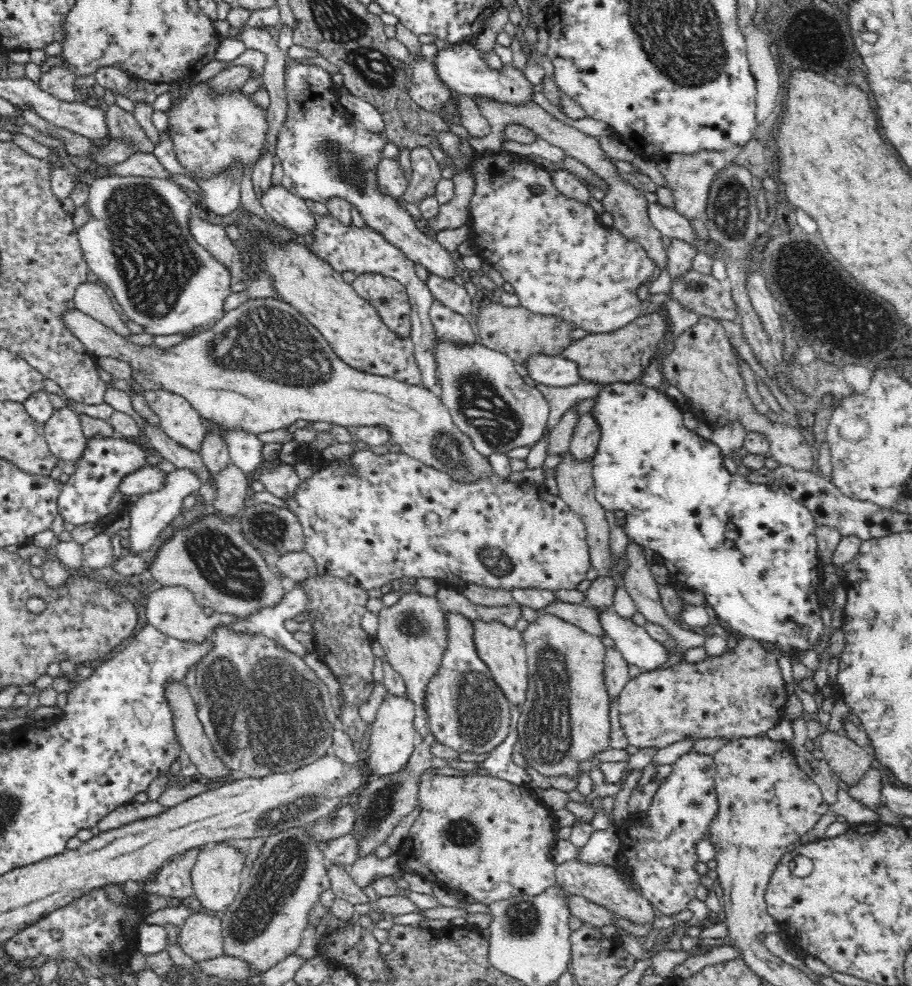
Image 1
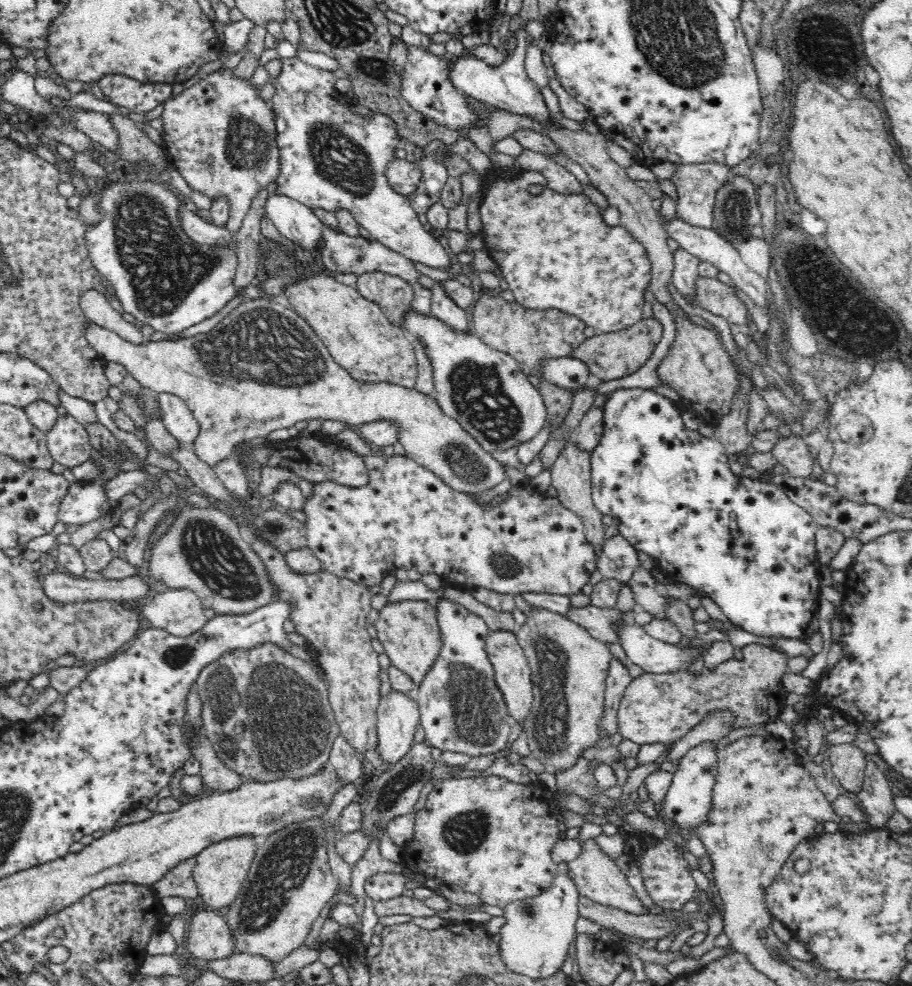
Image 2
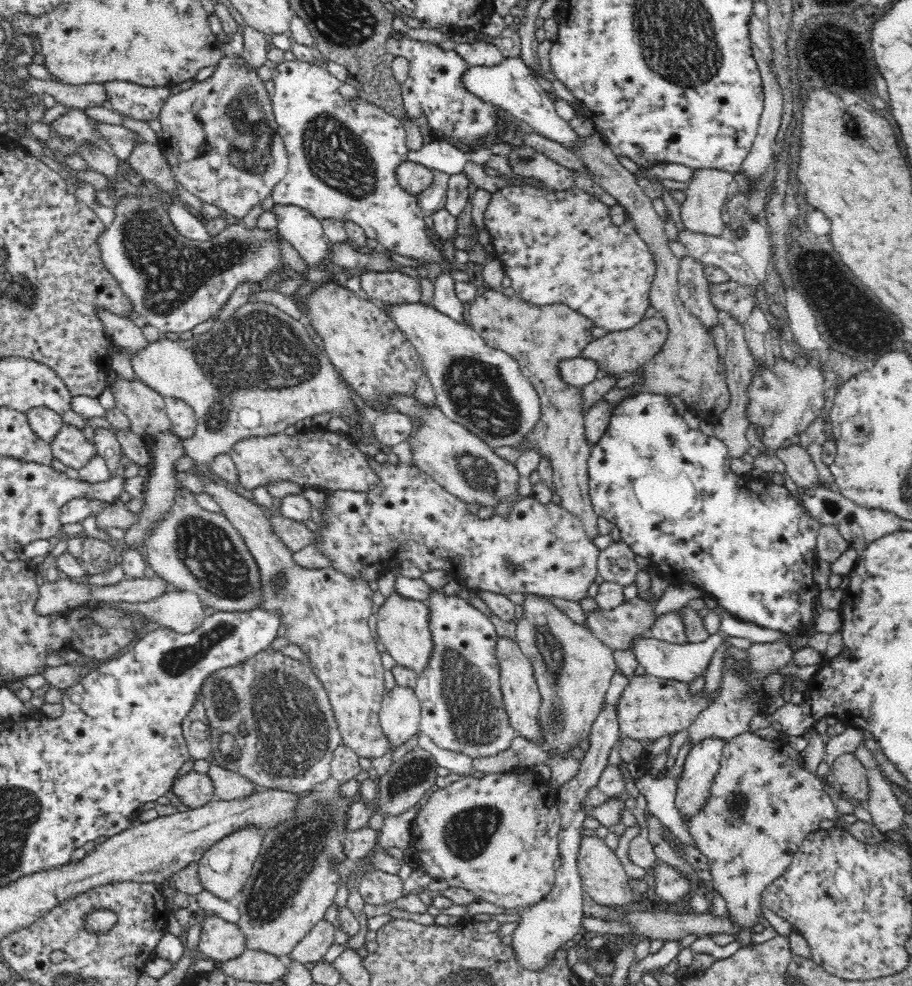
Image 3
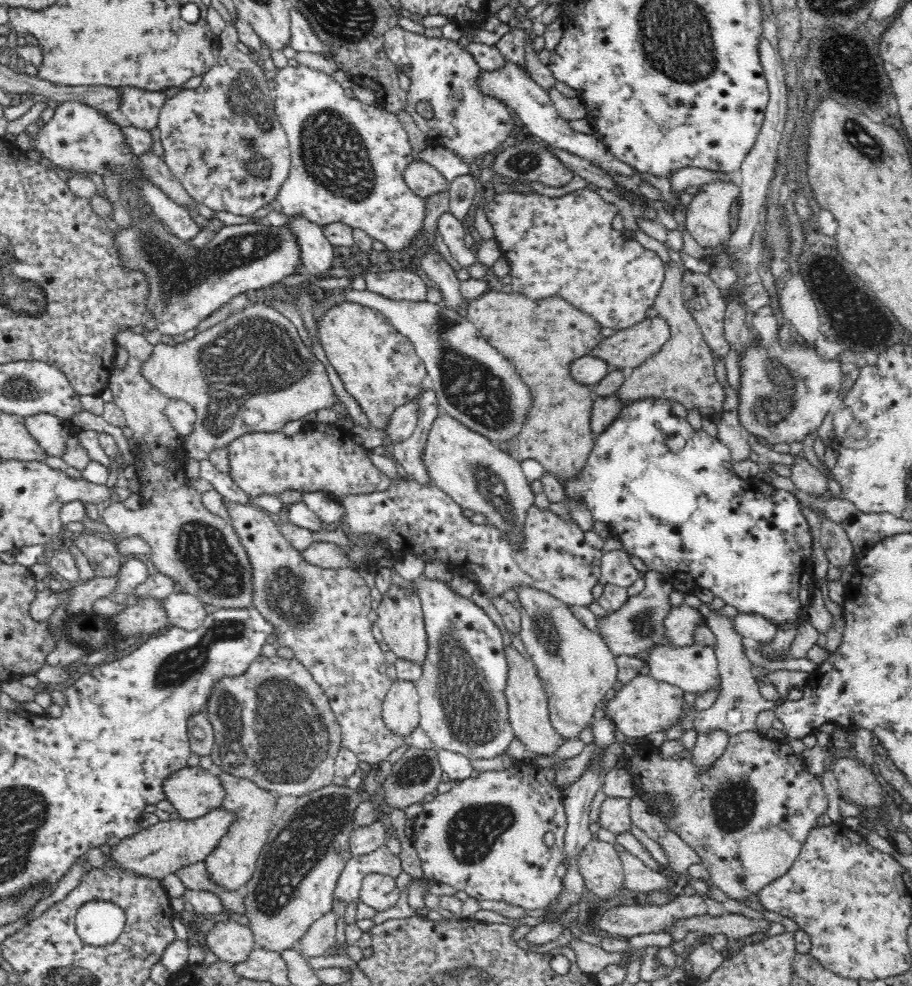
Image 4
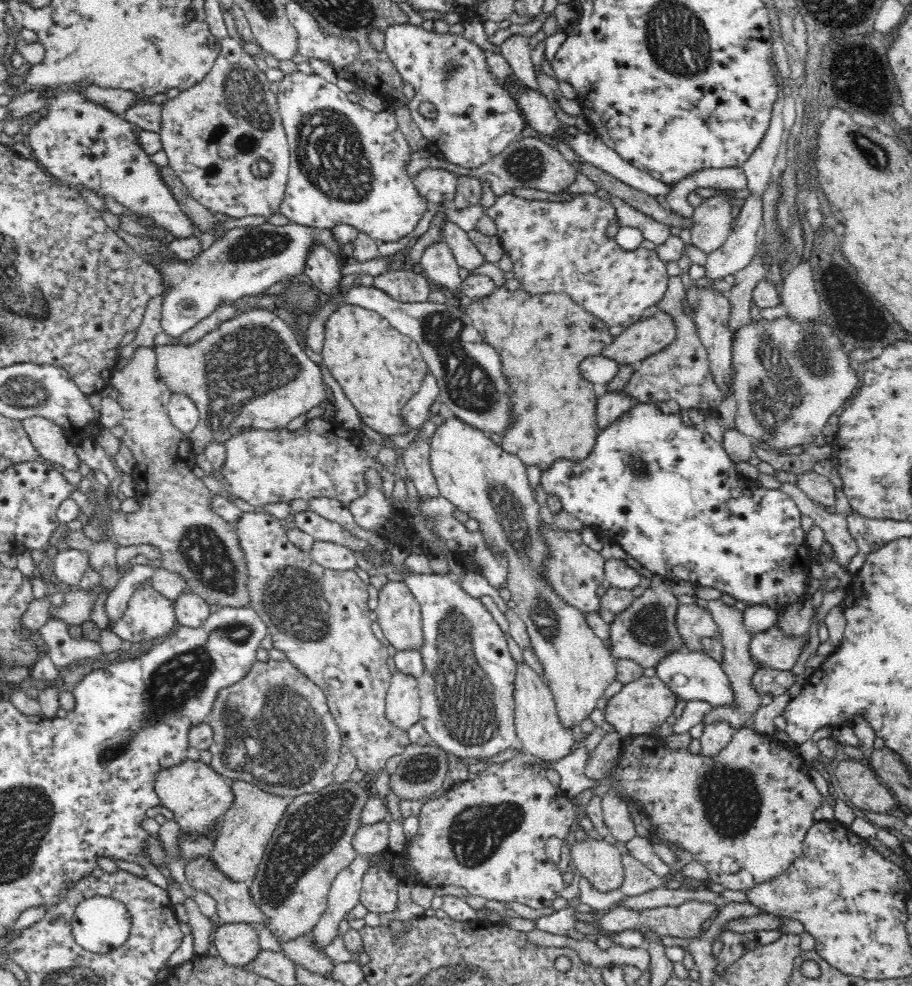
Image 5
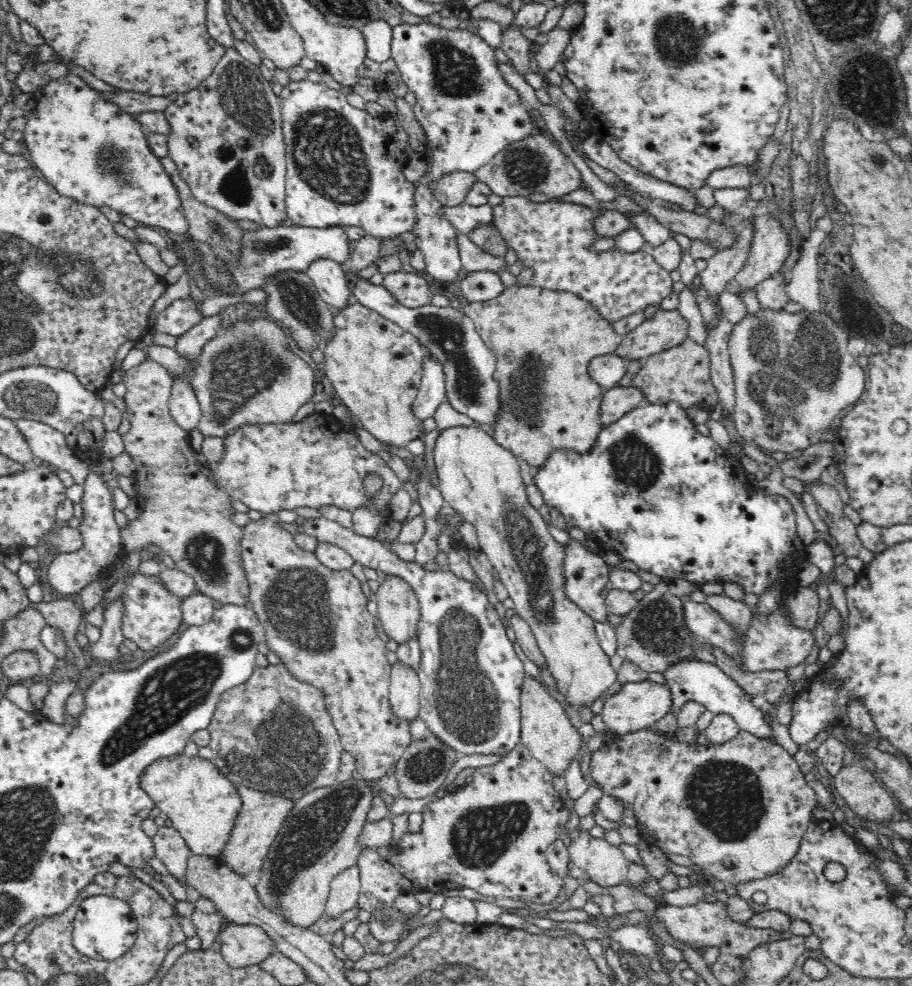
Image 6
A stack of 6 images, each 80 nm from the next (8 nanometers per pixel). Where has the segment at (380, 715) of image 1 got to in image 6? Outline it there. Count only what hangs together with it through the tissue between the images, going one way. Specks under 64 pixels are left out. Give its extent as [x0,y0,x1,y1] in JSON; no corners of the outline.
[388,661,421,721]

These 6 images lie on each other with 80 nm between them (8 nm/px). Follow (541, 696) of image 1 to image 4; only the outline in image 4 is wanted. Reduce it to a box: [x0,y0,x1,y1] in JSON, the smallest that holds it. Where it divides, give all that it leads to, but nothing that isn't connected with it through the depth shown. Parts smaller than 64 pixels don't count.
[513,584,618,741]

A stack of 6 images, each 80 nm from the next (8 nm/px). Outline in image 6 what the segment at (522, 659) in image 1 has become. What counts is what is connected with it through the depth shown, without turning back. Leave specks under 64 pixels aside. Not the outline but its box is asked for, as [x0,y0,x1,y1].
[521,676,582,777]

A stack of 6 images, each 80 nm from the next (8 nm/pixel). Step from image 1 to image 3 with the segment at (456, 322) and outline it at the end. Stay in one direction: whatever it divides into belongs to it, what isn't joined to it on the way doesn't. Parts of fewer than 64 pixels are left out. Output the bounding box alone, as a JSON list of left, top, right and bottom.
[431,272,464,320]

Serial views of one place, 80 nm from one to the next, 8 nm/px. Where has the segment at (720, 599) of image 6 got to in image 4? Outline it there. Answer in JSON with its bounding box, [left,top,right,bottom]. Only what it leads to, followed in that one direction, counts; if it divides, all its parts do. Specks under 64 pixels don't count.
[693,608,775,737]

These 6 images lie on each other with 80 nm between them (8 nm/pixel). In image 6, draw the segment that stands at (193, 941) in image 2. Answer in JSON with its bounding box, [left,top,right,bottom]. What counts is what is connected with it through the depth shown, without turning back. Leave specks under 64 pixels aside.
[218,924,278,969]

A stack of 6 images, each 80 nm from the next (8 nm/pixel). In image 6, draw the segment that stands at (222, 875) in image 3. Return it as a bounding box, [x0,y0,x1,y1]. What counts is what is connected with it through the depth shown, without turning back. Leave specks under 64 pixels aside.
[223,787,295,876]

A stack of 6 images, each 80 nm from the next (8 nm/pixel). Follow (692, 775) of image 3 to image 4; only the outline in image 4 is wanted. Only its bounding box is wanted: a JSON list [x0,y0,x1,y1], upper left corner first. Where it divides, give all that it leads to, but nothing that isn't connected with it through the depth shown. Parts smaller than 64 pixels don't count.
[692,730,729,769]

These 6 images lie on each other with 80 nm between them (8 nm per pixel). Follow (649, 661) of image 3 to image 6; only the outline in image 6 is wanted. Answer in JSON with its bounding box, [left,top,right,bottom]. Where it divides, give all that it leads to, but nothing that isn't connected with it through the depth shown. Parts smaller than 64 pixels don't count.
[664,660,772,739]

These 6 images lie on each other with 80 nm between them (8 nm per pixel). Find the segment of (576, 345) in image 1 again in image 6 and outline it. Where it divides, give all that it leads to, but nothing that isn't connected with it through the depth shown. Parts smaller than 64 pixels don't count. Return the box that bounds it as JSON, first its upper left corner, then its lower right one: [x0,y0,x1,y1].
[615,310,688,361]

